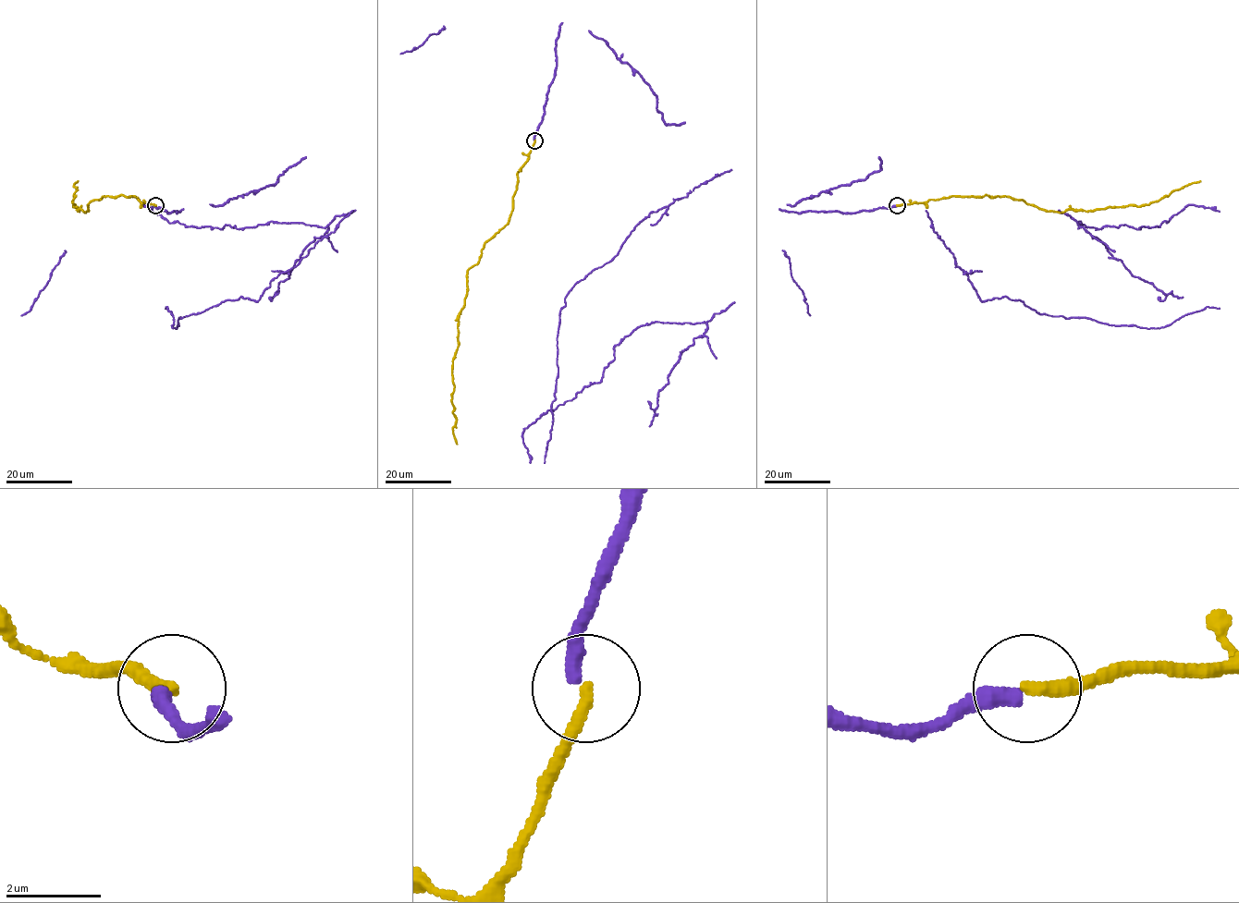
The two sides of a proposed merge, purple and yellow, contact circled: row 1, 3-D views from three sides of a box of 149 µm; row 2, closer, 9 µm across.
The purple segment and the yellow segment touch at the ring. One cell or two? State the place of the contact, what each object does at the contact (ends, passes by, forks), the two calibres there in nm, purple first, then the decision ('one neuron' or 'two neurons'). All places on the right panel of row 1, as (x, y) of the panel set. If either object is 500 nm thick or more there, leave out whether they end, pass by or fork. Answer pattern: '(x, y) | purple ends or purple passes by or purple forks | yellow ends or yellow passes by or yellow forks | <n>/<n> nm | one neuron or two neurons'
(897, 205) | purple ends | yellow ends | 360/280 nm | one neuron

